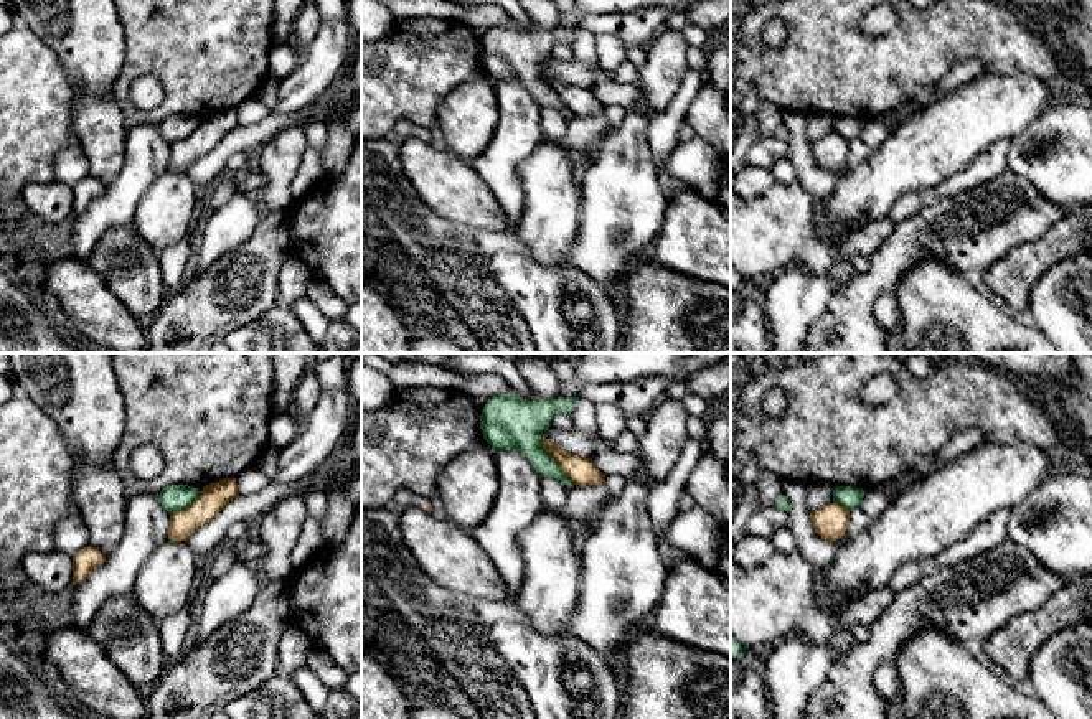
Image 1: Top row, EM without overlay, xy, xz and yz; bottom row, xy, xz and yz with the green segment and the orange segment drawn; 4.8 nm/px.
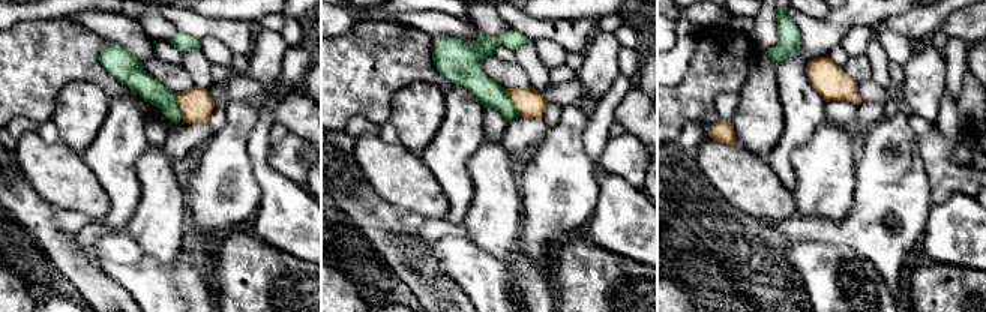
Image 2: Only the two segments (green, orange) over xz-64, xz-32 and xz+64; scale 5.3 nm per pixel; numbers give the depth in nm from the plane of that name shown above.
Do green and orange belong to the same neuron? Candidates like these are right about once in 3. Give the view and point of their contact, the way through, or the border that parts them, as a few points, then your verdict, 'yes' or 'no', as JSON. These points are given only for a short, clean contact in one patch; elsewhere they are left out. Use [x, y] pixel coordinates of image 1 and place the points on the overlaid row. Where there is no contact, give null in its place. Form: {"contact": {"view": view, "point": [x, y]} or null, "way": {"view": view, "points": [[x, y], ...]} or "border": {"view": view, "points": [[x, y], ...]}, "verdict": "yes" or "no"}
{"contact": {"view": "xz", "point": [555, 460]}, "verdict": "no"}

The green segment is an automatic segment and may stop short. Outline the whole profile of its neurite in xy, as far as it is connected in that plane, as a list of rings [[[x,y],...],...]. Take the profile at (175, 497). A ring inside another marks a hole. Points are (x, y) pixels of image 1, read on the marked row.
[[[170,485],[165,486],[158,495],[162,506],[168,511],[178,511],[191,505],[198,496],[200,490],[188,485]]]

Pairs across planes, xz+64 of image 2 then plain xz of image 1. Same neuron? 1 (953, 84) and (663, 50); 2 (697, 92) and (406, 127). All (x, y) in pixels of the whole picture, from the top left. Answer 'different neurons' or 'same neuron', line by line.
1: different neurons
2: different neurons

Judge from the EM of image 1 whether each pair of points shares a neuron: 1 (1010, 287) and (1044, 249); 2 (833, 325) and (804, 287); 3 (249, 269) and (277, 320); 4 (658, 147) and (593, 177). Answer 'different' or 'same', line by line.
1: same
2: different
3: different
4: different

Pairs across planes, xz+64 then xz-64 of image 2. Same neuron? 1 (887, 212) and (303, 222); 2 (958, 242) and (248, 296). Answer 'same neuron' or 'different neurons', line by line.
1: different neurons
2: different neurons

